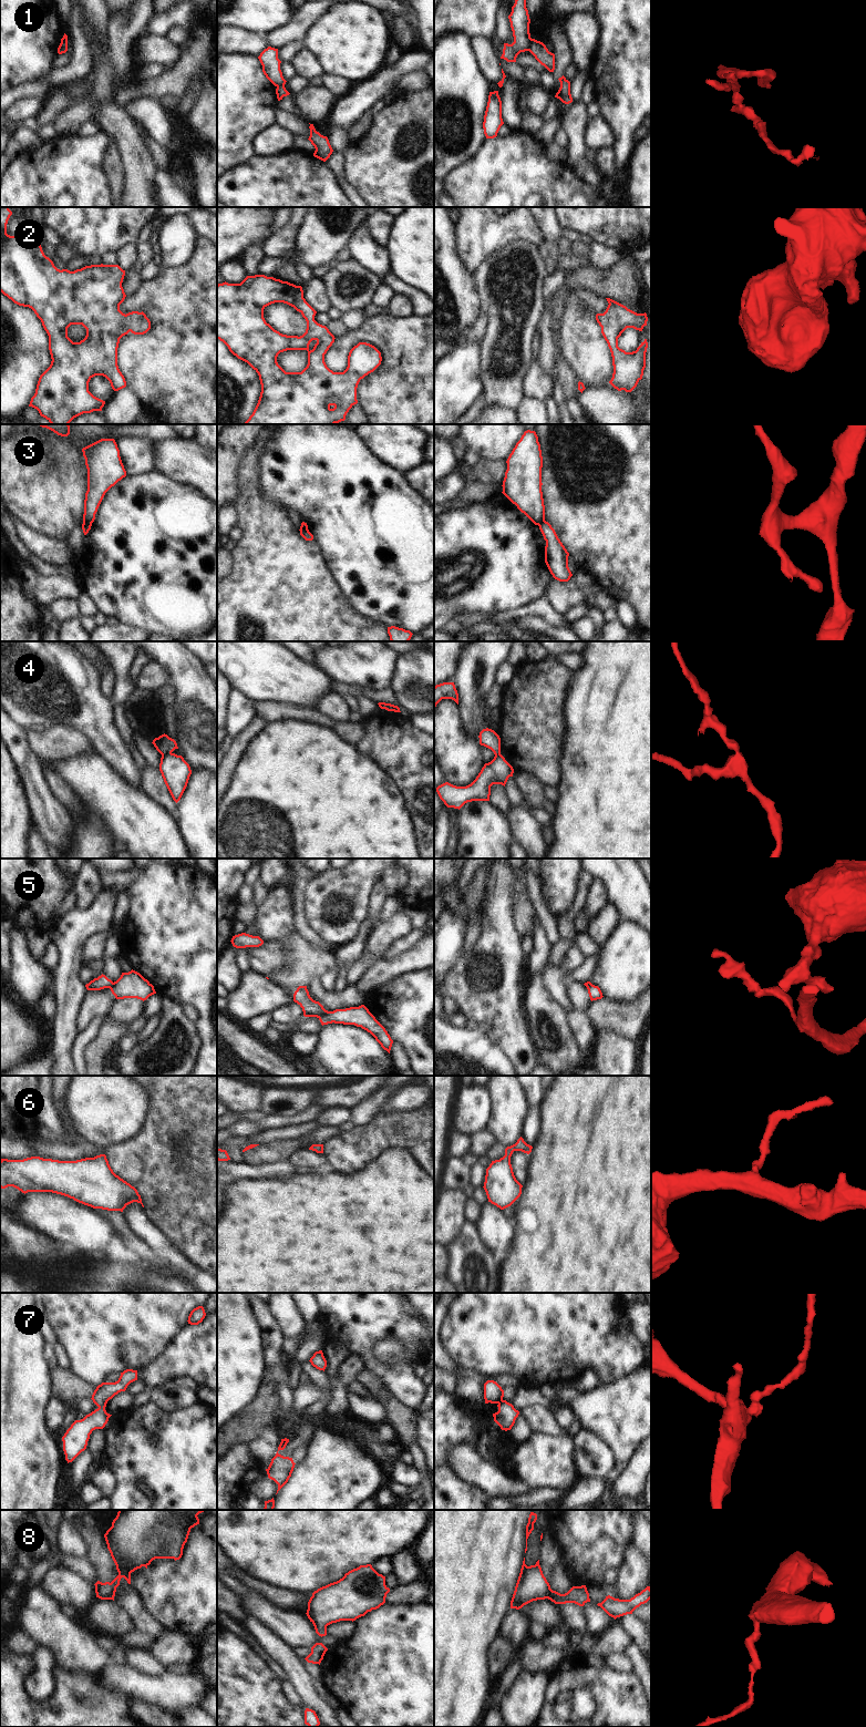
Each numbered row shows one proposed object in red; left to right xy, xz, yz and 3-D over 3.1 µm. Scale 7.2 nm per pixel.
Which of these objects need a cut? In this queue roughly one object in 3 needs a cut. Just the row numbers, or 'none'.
1, 3, 4, 5

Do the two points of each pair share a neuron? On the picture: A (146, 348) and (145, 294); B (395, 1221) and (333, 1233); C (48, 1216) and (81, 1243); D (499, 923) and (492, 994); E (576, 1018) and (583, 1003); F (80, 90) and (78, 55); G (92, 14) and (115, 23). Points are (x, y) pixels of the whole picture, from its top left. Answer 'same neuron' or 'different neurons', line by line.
A: same neuron
B: same neuron
C: same neuron
D: same neuron
E: different neurons
F: different neurons
G: different neurons

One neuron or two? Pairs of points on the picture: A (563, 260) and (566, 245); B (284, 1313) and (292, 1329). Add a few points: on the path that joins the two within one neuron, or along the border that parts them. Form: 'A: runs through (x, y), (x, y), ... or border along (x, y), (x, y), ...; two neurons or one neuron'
A: border along (559, 253), (588, 258); two neurons
B: runs through (288, 1317), (292, 1325); one neuron

